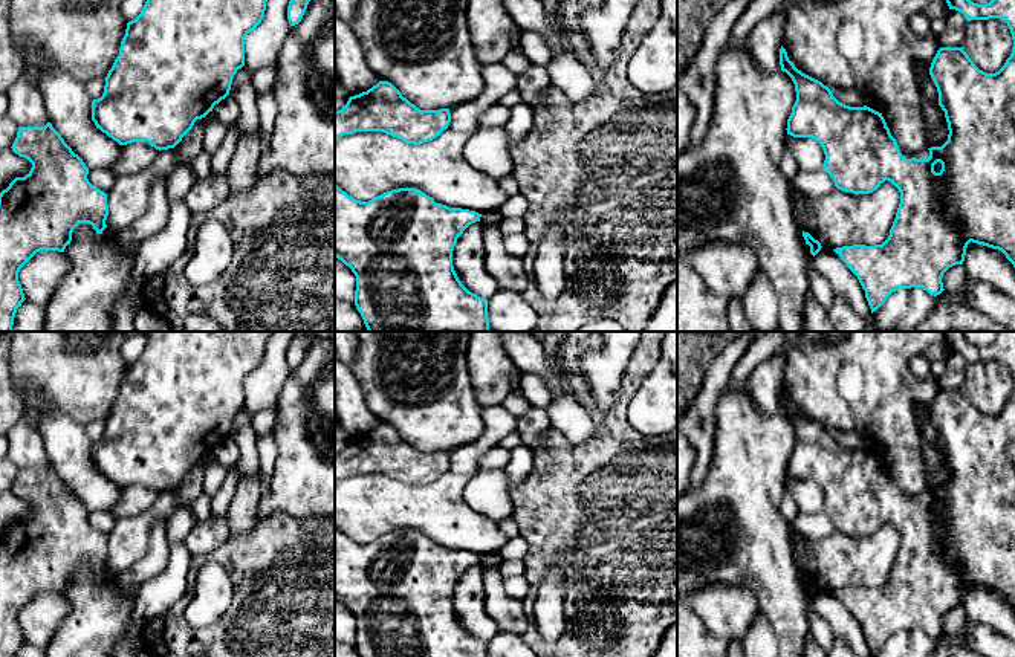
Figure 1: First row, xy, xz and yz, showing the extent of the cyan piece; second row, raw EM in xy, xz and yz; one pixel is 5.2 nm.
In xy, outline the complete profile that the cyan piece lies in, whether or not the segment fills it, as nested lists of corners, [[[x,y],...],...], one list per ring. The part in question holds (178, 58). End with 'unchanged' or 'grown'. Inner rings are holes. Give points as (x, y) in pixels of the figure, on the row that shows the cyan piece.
[[[147,0],[141,14],[127,23],[125,35],[121,41],[119,55],[109,70],[101,98],[92,101],[92,121],[96,128],[116,141],[119,145],[147,141],[156,150],[174,148],[193,128],[197,119],[205,118],[229,95],[232,78],[245,66],[245,38],[263,20],[268,0]]] | unchanged

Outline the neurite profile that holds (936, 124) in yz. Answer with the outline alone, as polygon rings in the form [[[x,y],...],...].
[[[929,75],[920,81],[922,84],[922,108],[926,127],[926,148],[942,147],[948,141],[948,122],[945,118],[945,112],[939,105],[939,92]]]

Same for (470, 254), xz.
[[[480,222],[469,225],[457,238],[452,266],[462,284],[480,298],[489,299],[498,284],[486,270],[486,248]]]

